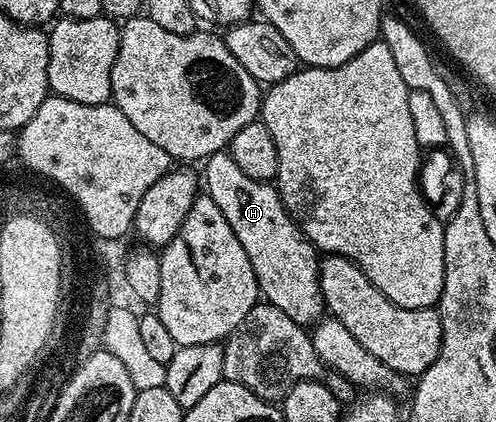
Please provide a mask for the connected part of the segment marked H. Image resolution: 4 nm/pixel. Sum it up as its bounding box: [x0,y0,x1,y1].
[202,152,325,328]

